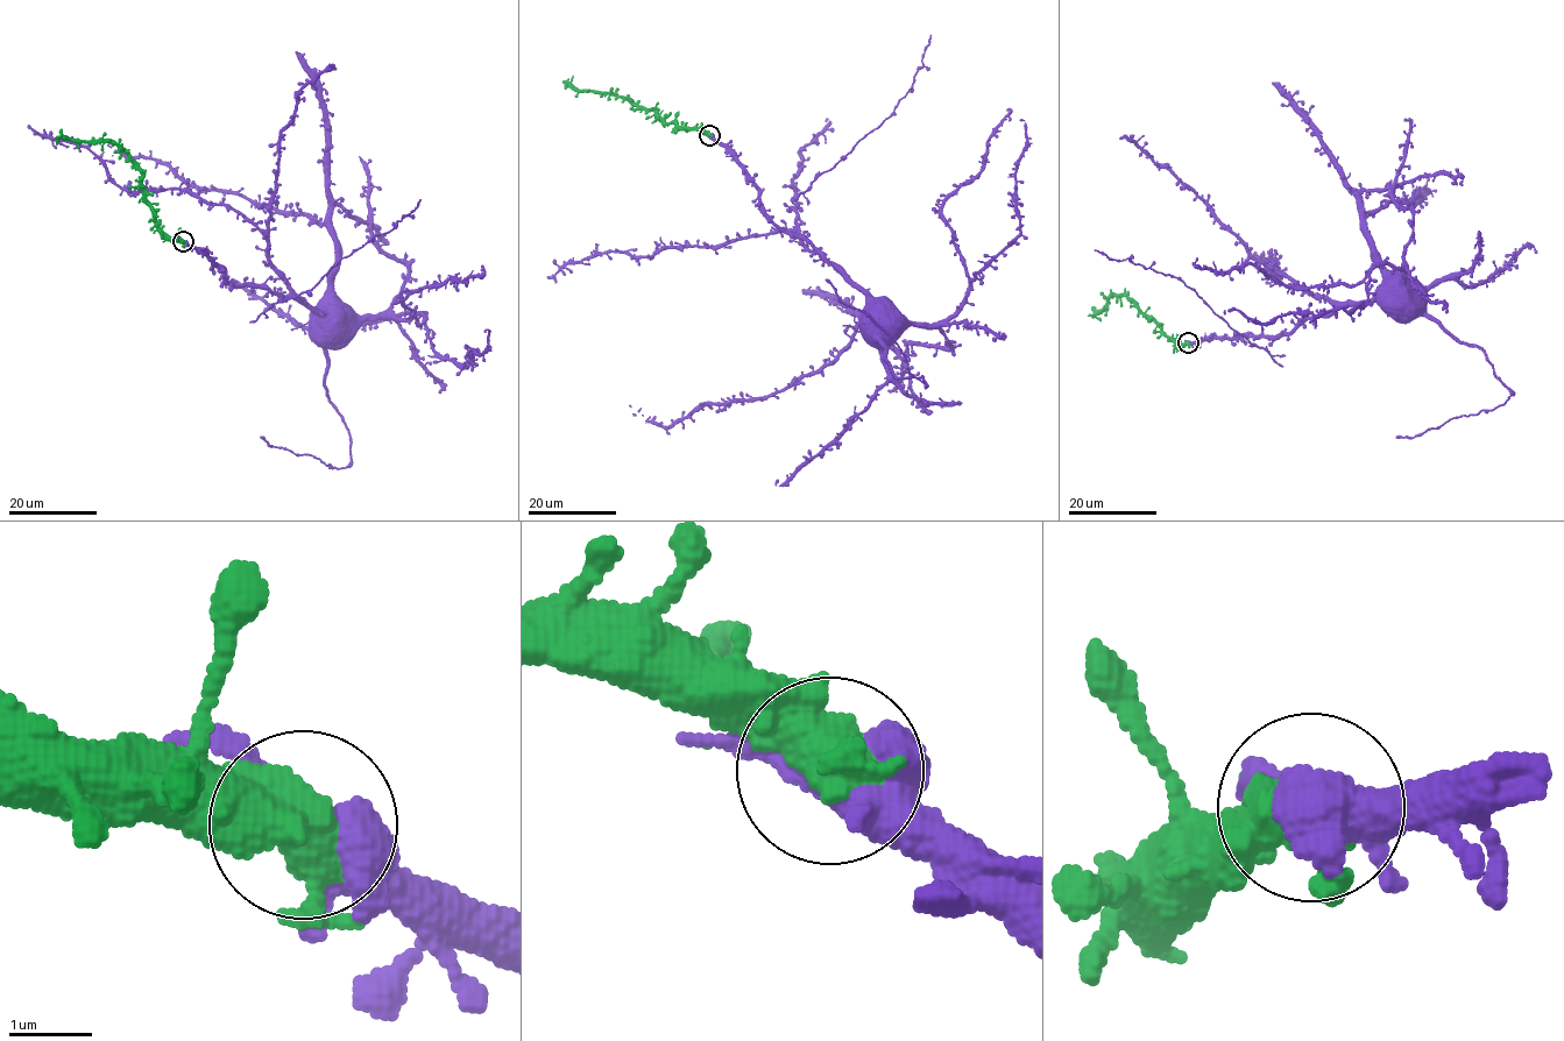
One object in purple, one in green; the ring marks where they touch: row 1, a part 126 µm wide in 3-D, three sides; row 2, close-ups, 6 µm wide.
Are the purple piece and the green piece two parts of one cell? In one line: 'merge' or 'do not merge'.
merge

